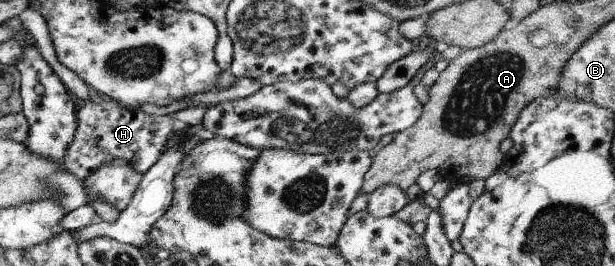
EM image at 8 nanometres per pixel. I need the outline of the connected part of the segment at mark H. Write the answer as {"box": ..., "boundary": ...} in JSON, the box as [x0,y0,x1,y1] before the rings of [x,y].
{"box":[62,98,179,180],"boundary":[[[111,98],[103,99],[103,104],[88,99],[75,113],[75,134],[63,154],[62,163],[77,180],[83,180],[89,172],[97,170],[101,162],[105,164],[115,158],[127,160],[135,172],[143,174],[158,159],[168,136],[179,125],[170,114],[151,116],[139,109],[121,108]]]}

